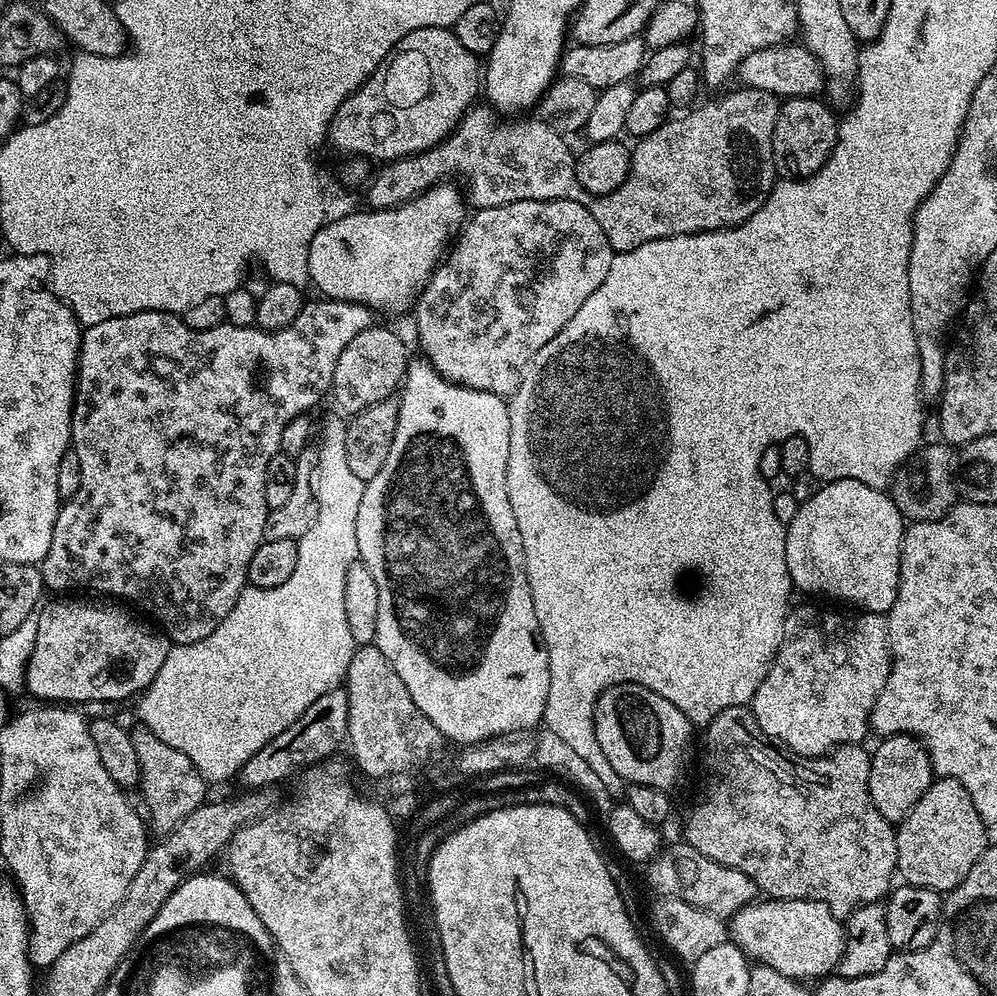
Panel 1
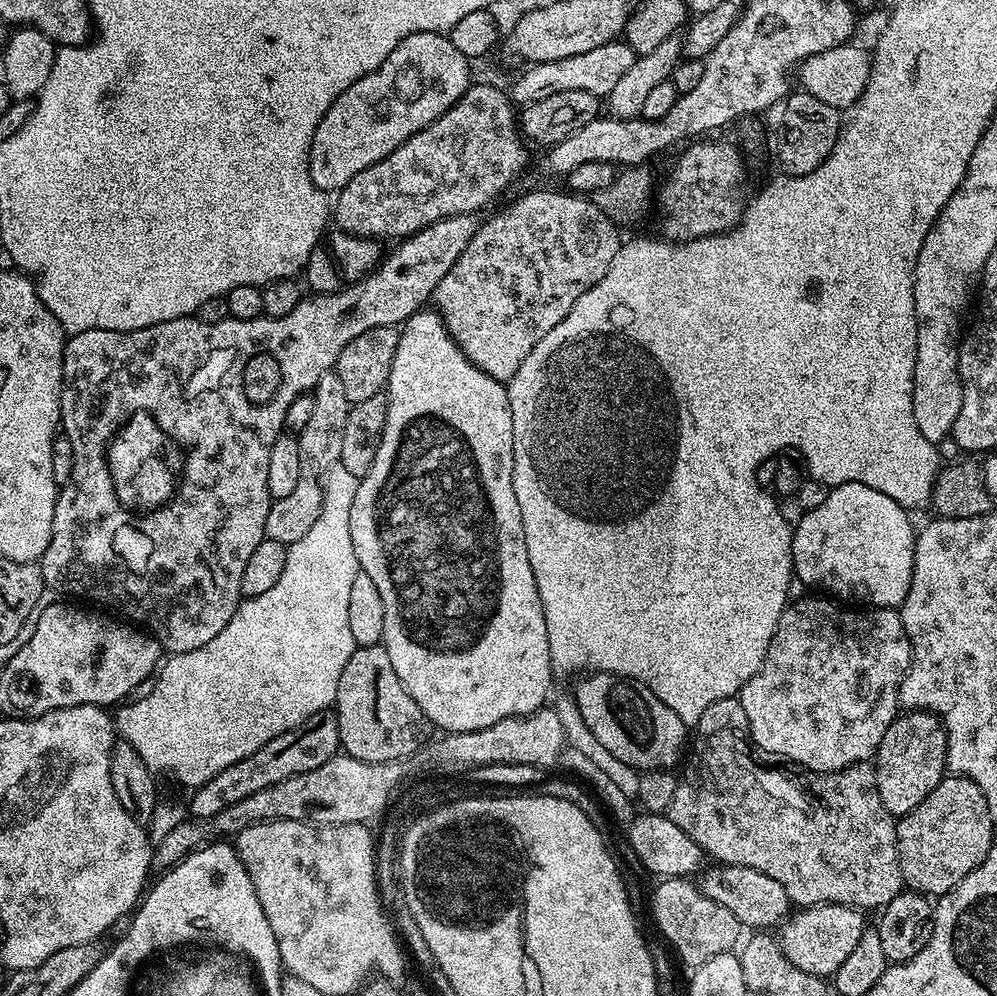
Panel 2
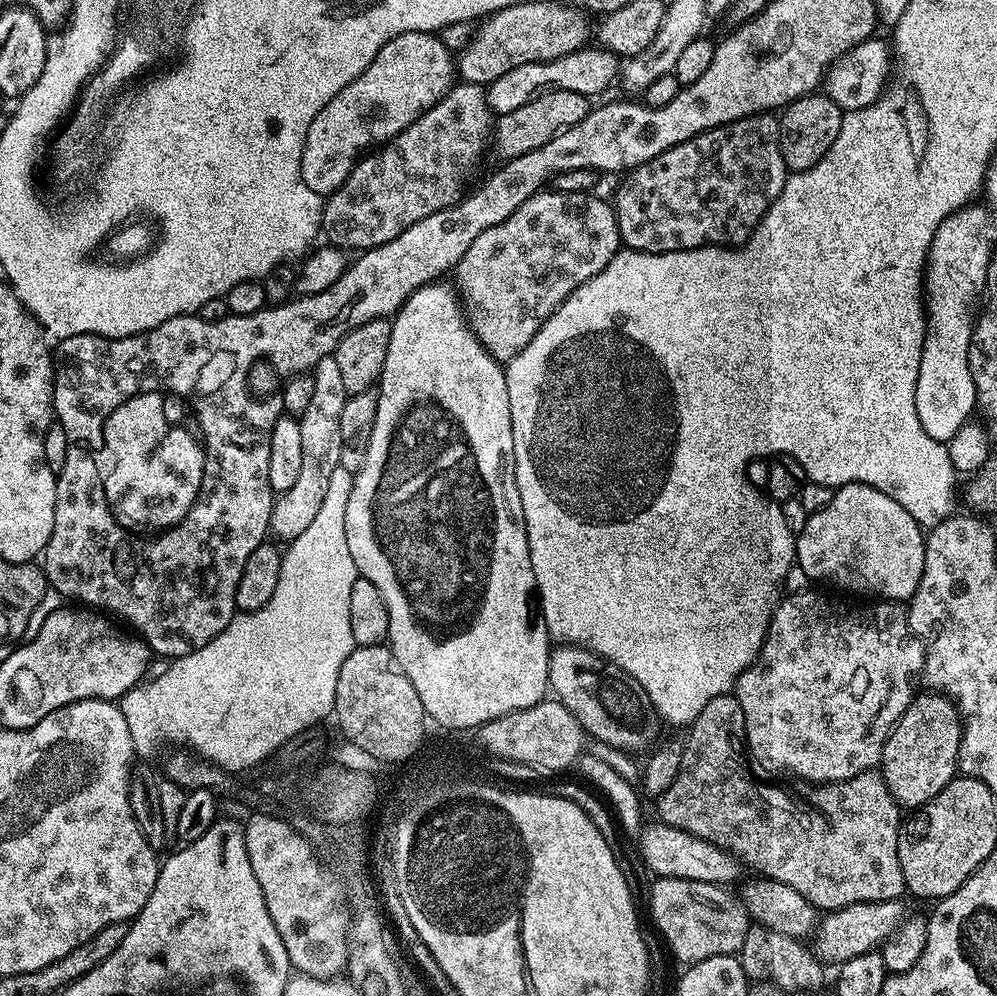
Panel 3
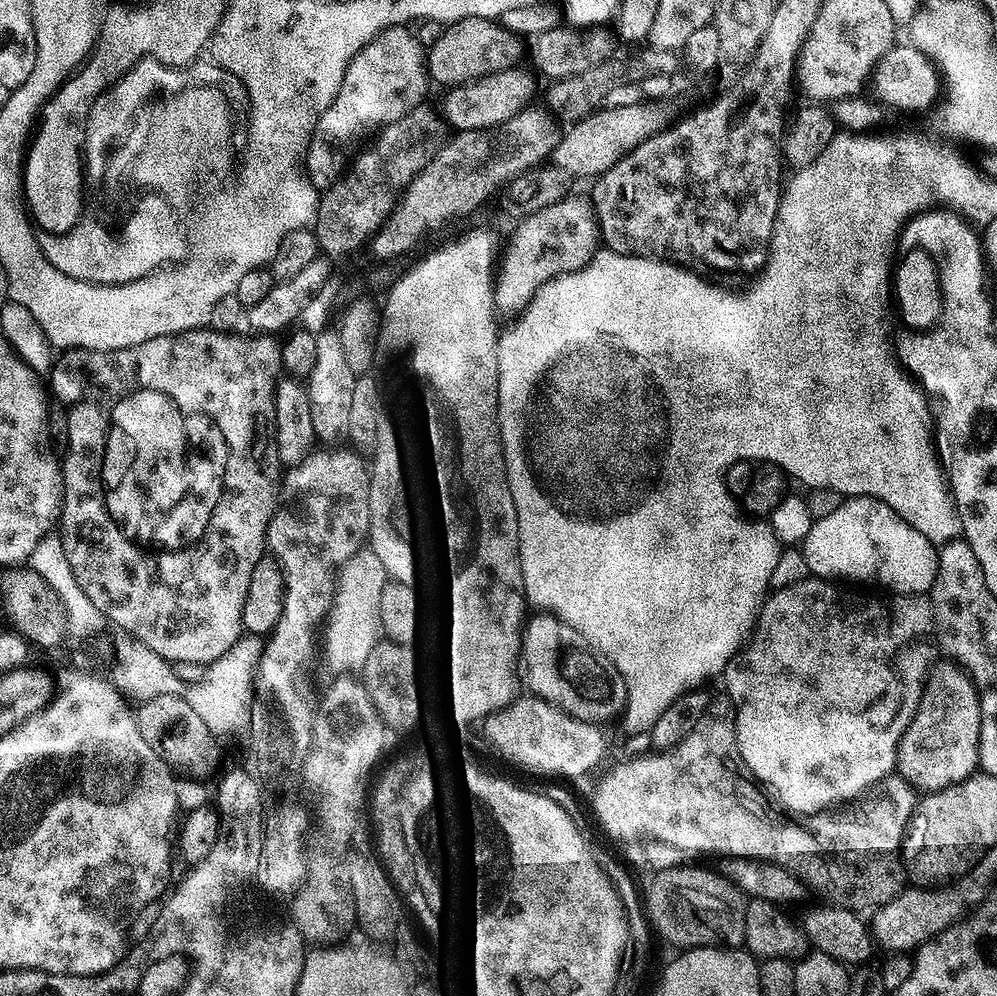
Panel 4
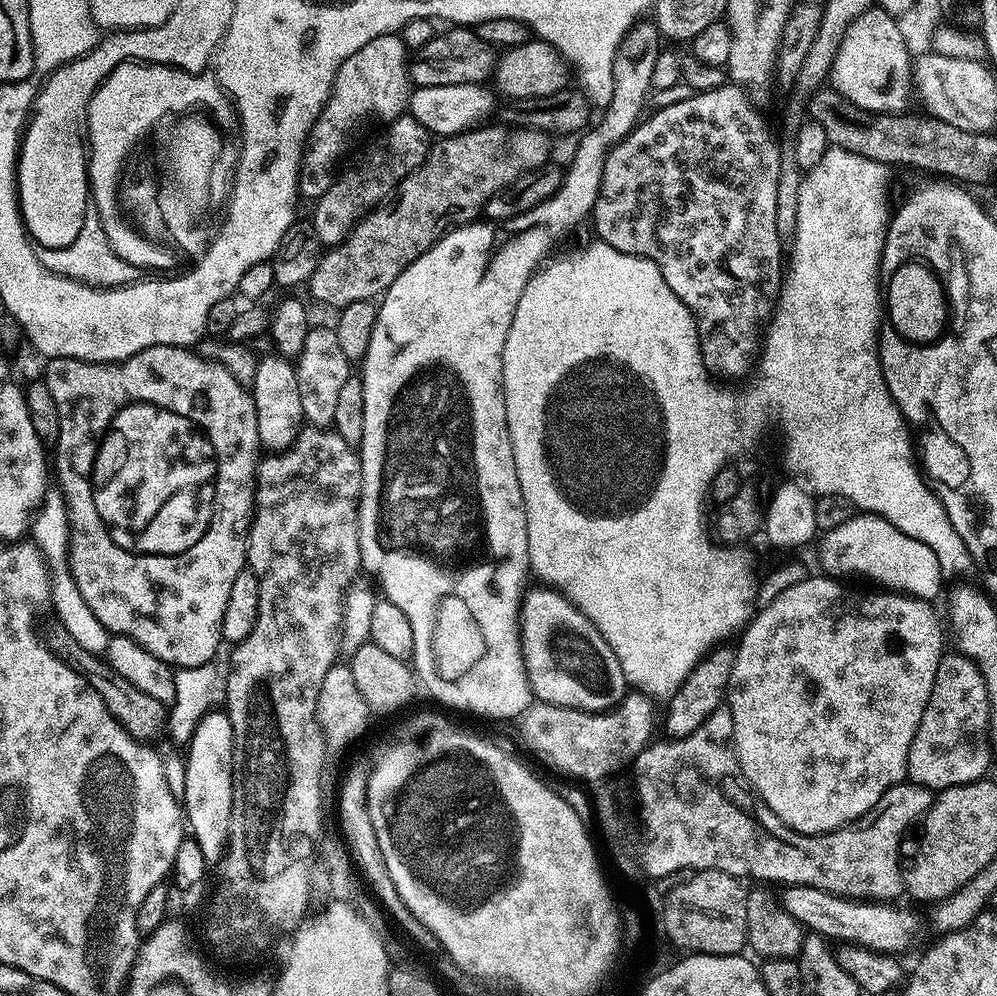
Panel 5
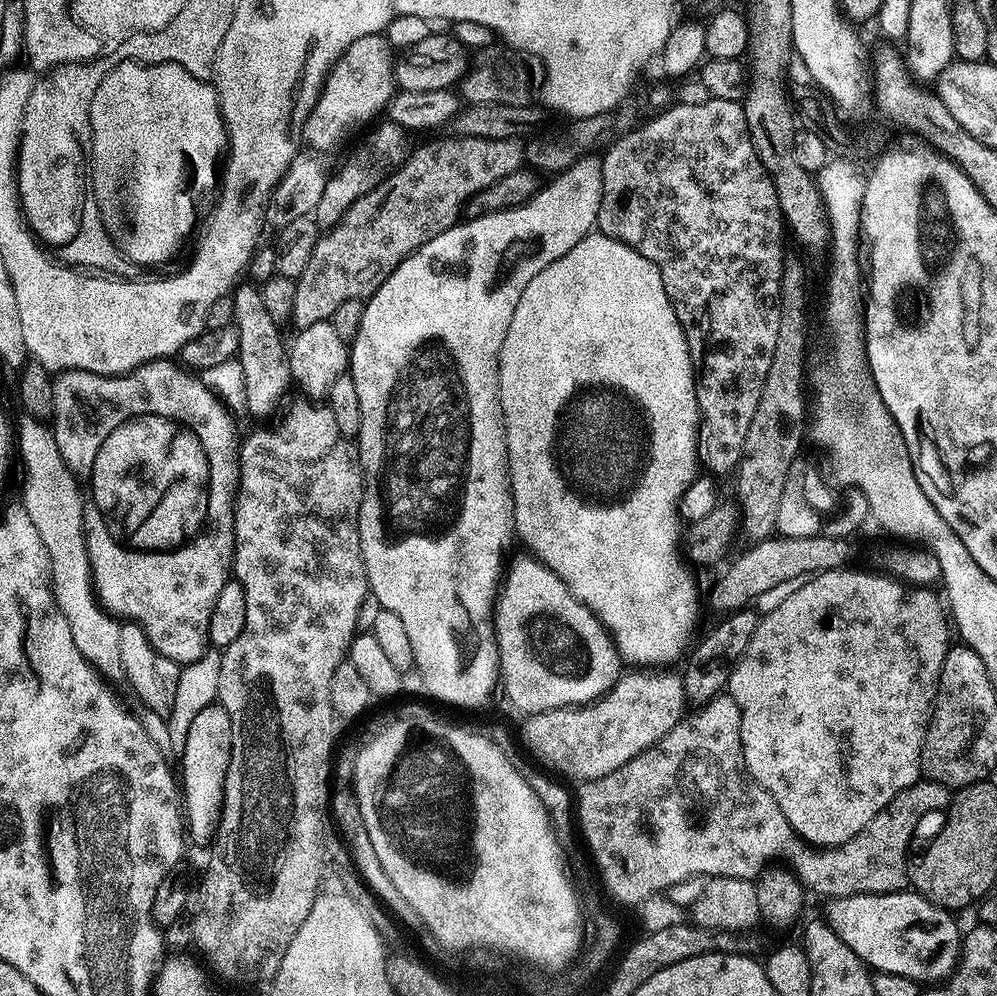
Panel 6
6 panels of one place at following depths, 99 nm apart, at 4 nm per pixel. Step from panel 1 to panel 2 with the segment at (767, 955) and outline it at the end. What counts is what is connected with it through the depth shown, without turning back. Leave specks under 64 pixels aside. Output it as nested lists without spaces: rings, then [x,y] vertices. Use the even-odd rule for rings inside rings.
[[[844,904],[803,907],[781,925],[778,932],[780,949],[798,969],[815,976],[831,977],[858,946],[866,929],[863,916],[859,909]]]

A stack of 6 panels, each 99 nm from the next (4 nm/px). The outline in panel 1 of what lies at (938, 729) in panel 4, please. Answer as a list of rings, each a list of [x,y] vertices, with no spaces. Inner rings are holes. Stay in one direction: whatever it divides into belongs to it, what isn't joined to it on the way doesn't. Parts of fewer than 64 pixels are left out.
[[[885,736],[879,743],[876,752],[874,748],[871,753],[870,798],[874,806],[878,806],[878,814],[882,814],[882,818],[896,826],[908,817],[910,810],[914,810],[918,798],[922,798],[922,794],[926,794],[926,790],[932,784],[932,763],[927,751],[915,736]]]

